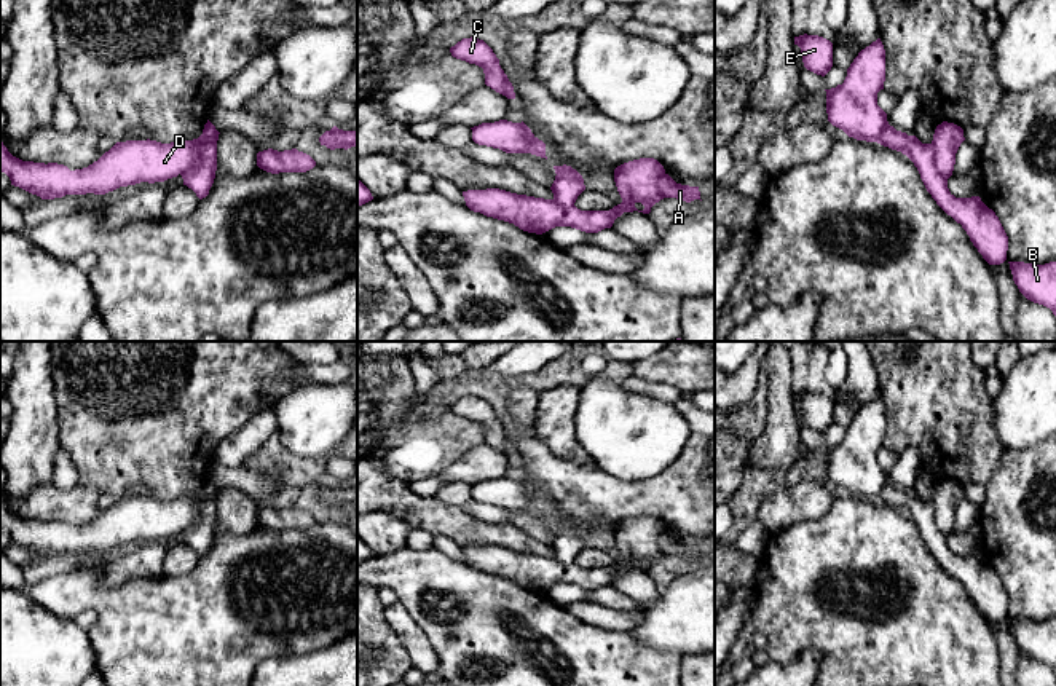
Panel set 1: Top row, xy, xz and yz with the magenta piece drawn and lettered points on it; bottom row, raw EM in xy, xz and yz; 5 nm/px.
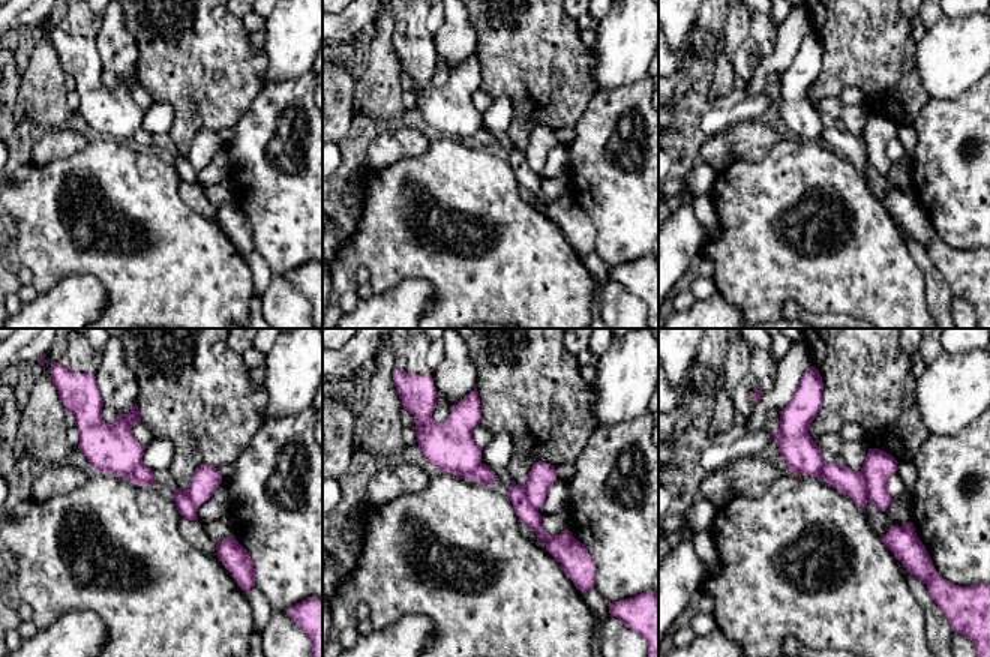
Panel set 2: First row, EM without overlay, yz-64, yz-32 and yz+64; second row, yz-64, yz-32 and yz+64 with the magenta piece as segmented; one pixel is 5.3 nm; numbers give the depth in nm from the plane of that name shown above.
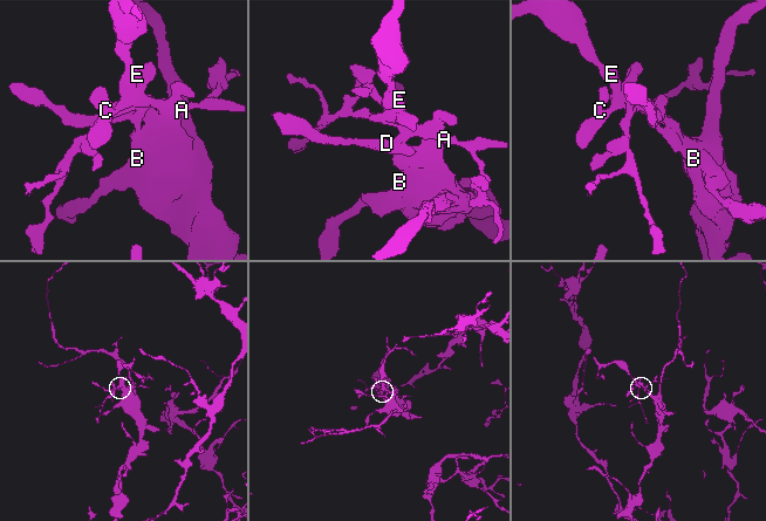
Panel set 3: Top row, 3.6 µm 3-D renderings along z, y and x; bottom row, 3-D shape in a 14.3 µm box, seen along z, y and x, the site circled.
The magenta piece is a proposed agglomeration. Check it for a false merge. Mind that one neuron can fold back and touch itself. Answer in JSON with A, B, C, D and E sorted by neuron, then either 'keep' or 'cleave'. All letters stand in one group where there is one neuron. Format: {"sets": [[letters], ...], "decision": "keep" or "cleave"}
{"sets": [["A"], ["B", "C", "D", "E"]], "decision": "cleave"}

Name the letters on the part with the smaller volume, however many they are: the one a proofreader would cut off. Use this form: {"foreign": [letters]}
{"foreign": ["A"]}

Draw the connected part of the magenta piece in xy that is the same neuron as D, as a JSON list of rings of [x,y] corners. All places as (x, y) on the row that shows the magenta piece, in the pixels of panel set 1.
[[[207,120],[203,134],[193,140],[179,140],[171,144],[161,144],[156,140],[126,140],[116,142],[108,152],[105,152],[97,161],[83,169],[70,171],[64,164],[57,163],[33,163],[22,161],[13,156],[0,139],[0,171],[5,172],[11,185],[19,187],[41,199],[62,198],[65,195],[105,195],[120,187],[136,185],[140,182],[164,182],[177,177],[187,166],[201,164],[201,152],[206,145],[219,140],[219,131]]]

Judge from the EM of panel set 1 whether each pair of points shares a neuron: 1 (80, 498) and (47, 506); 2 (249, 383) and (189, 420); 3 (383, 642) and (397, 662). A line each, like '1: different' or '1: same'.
1: same
2: same
3: same

